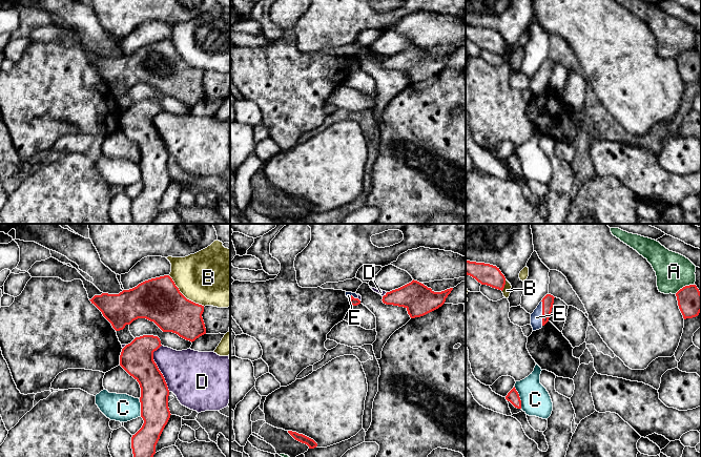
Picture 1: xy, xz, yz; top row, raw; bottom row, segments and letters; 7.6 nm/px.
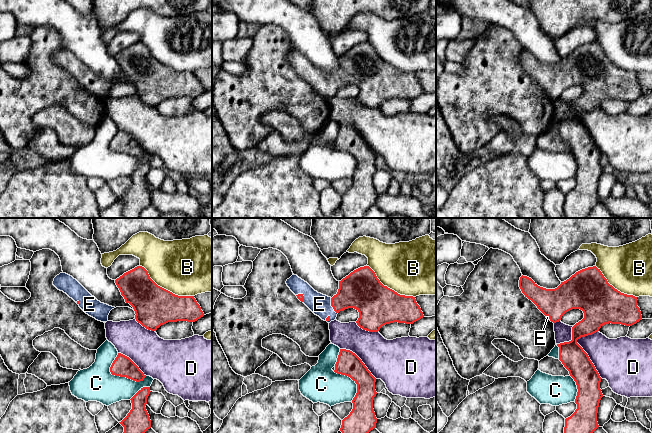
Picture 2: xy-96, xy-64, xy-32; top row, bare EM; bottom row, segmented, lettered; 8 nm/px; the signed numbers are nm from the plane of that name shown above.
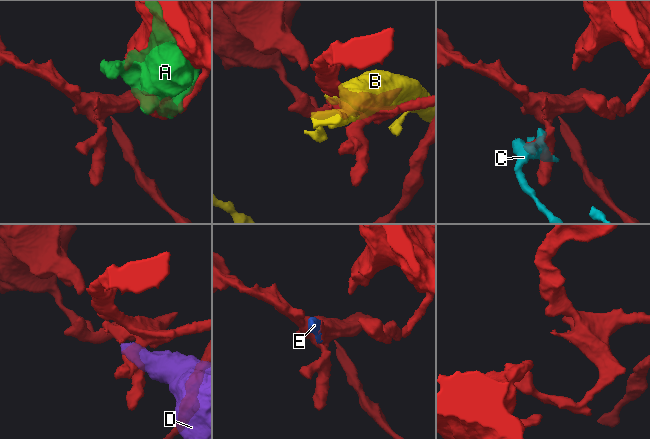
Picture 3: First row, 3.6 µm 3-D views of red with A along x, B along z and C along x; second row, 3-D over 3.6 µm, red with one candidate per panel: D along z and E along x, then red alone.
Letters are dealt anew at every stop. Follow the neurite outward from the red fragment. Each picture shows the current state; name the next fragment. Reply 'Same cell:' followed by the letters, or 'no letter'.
Same cell: E

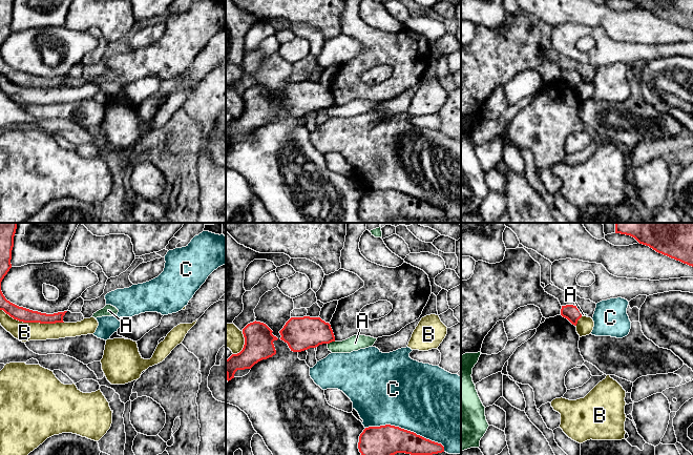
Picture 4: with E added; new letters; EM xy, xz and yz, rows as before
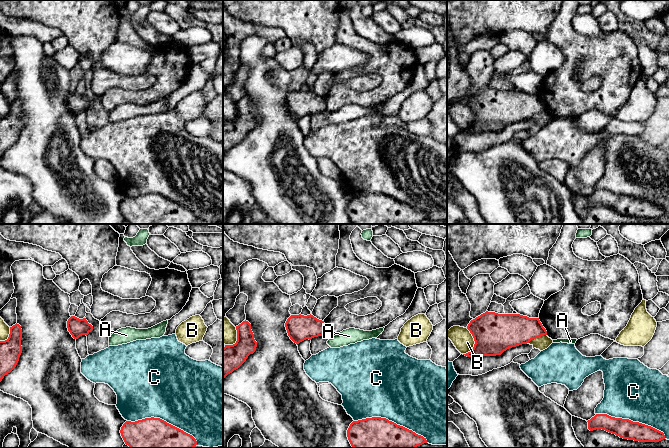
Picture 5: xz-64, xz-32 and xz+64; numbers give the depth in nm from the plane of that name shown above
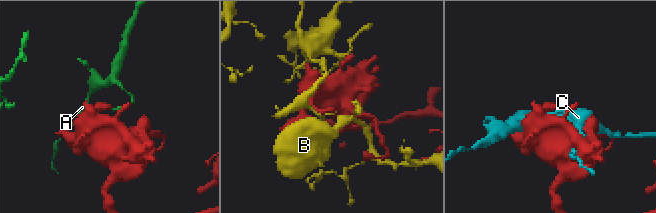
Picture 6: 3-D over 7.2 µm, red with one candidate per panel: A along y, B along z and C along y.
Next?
Same cell: no letter

